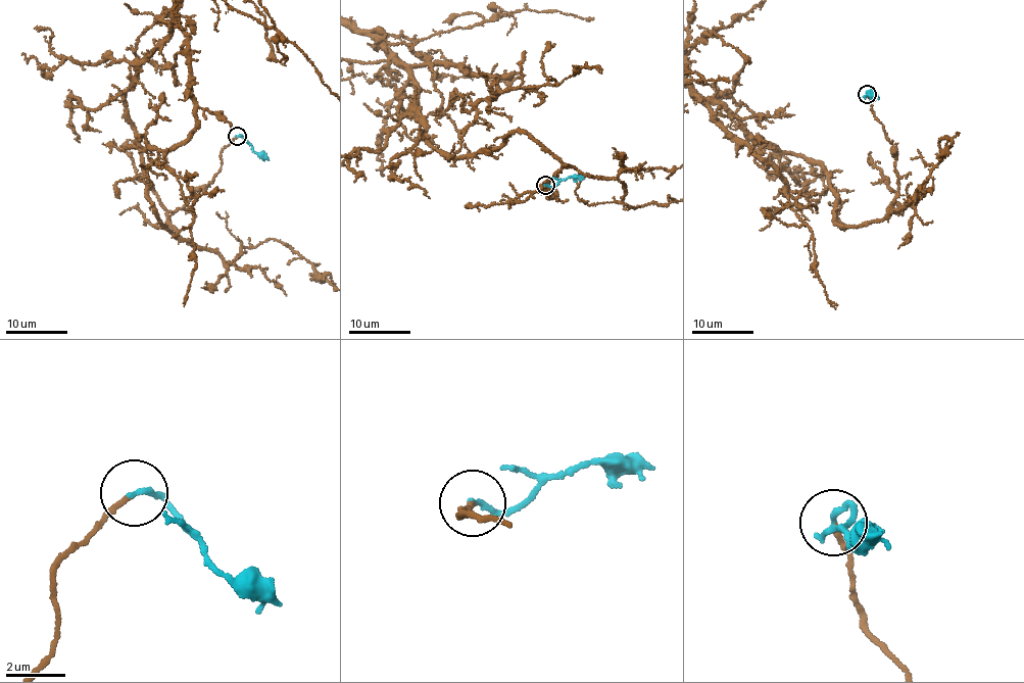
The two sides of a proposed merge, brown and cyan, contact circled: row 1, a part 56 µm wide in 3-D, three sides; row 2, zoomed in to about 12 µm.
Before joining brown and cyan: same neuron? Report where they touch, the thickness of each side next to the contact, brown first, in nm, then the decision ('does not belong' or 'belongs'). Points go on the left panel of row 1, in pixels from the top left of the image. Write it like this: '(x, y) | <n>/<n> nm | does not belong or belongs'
(237, 136) | 160/180 nm | belongs

